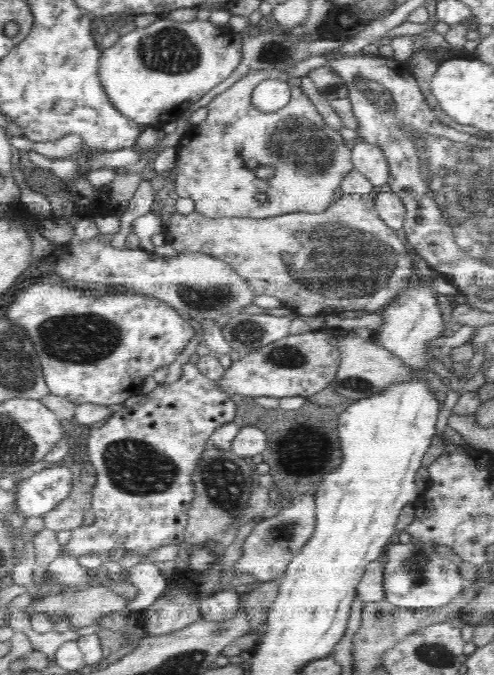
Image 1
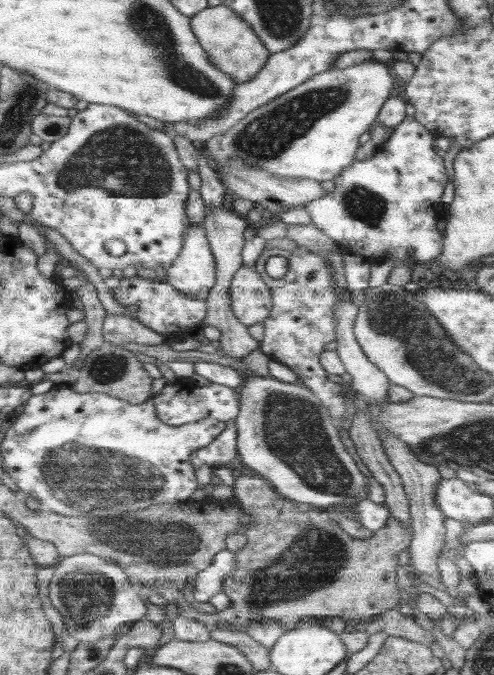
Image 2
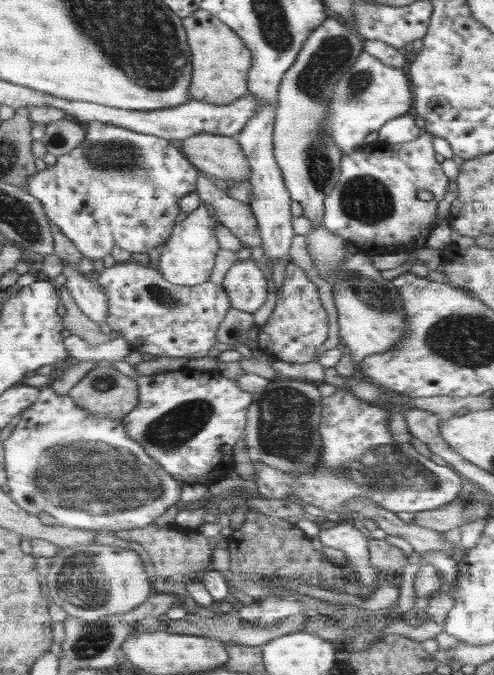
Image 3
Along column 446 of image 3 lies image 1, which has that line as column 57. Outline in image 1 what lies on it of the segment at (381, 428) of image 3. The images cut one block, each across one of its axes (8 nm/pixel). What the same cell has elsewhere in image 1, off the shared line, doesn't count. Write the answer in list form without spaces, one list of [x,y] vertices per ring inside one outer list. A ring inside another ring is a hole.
[[[65,465],[44,468],[15,487],[15,512],[22,516],[42,516],[67,497],[72,471]]]

